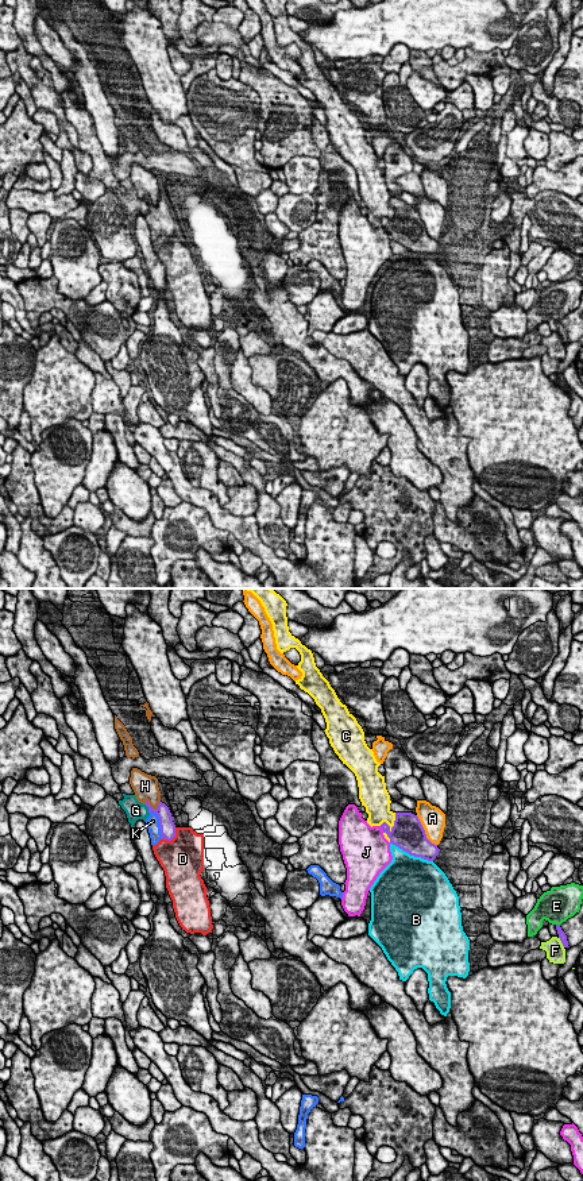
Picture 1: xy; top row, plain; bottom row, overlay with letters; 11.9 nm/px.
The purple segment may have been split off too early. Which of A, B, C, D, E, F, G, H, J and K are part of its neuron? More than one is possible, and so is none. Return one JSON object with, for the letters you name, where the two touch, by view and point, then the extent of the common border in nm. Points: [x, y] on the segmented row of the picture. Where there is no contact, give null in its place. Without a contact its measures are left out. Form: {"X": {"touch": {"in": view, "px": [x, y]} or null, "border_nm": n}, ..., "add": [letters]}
{"K": {"touch": {"in": "xy", "px": [159, 824]}, "border_nm": 360}, "add": ["K"]}

